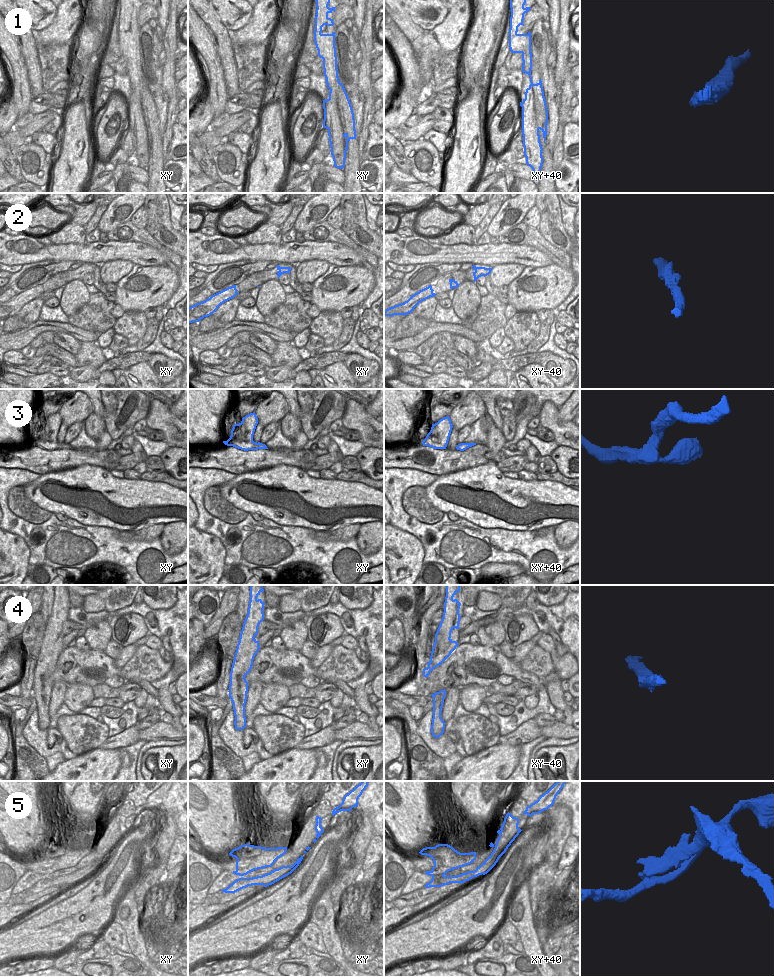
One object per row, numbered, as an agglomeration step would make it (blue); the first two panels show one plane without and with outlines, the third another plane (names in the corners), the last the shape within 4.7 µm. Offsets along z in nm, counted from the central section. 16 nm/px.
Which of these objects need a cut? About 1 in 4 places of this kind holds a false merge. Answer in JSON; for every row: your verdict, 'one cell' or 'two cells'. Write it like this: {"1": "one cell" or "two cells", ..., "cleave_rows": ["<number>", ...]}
{"1": "two cells", "2": "one cell", "3": "one cell", "4": "one cell", "5": "one cell", "cleave_rows": ["1"]}

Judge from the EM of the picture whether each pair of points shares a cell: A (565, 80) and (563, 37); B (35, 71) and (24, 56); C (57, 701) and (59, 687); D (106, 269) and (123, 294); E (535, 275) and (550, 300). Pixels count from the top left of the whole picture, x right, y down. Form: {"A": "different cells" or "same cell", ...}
{"A": "same cell", "B": "different cells", "C": "same cell", "D": "different cells", "E": "same cell"}

